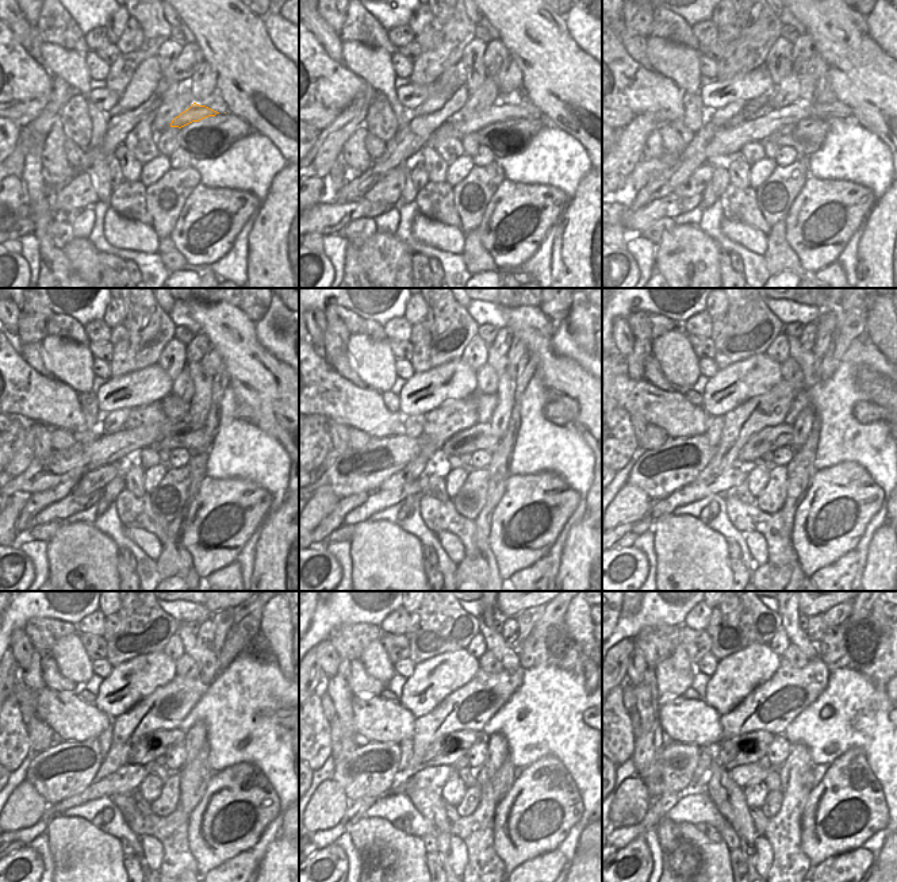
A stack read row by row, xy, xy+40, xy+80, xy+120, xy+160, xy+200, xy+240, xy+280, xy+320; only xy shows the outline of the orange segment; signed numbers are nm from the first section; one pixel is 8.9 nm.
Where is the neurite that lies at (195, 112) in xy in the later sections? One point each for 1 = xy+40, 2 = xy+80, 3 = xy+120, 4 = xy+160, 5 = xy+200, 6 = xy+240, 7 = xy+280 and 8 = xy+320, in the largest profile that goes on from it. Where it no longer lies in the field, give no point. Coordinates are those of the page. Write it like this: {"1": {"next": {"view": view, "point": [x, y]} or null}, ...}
{"1": {"next": {"view": "xy+40", "point": [501, 111]}}, "2": {"next": {"view": "xy+80", "point": [727, 141]}}, "3": {"next": {"view": "xy+120", "point": [45, 472]}}, "4": {"next": {"view": "xy+160", "point": [364, 470]}}, "5": {"next": {"view": "xy+200", "point": [662, 471]}}, "6": {"next": {"view": "xy+240", "point": [65, 769]}}, "7": {"next": {"view": "xy+280", "point": [370, 770]}}, "8": {"next": {"view": "xy+320", "point": [678, 760]}}}

